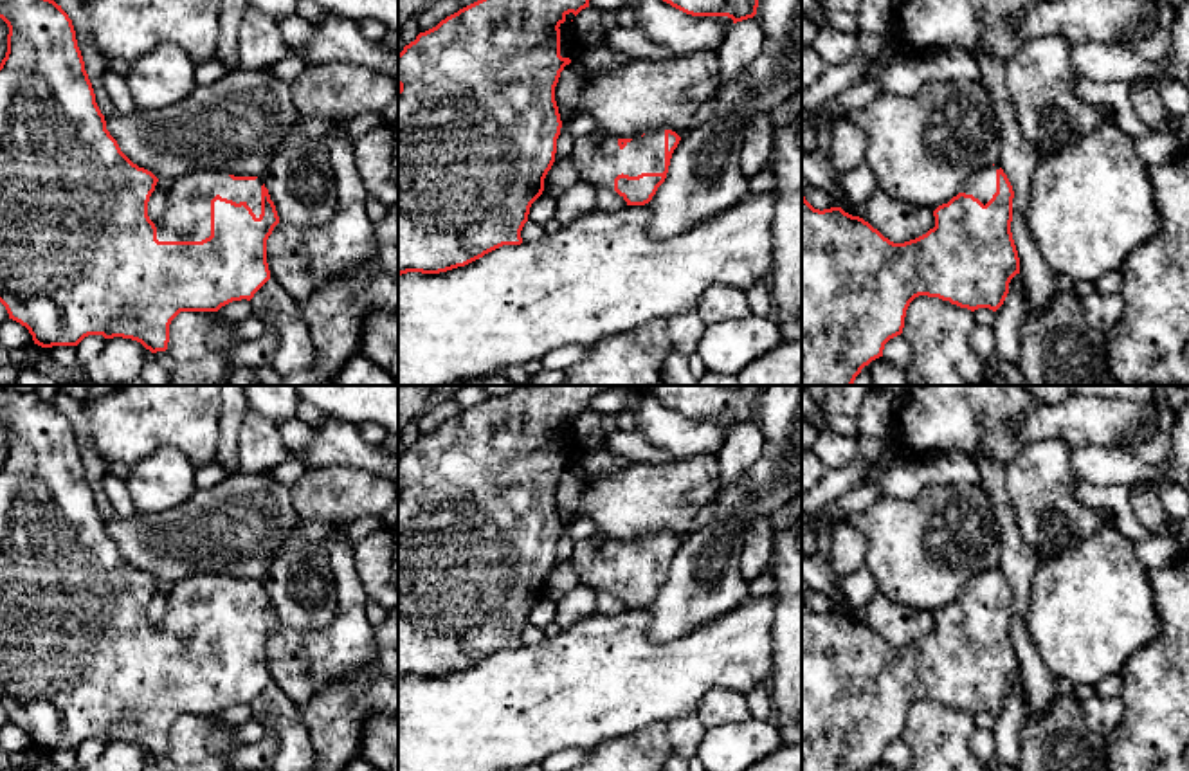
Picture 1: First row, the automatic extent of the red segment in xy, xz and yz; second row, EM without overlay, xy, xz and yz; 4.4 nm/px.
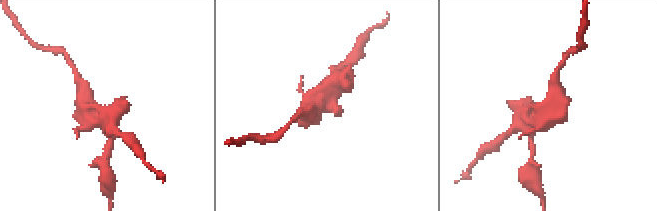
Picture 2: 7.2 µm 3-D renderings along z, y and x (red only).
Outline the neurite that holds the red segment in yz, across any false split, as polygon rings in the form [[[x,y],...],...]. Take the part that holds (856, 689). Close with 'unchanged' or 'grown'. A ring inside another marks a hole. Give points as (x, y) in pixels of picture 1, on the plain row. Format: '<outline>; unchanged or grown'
[[[994,567],[978,571],[962,594],[933,614],[935,630],[926,638],[894,647],[859,620],[841,611],[814,612],[802,596],[802,771],[865,771],[883,760],[885,748],[901,739],[910,706],[919,699],[939,701],[971,715],[996,715],[1011,683],[1020,677],[1020,661],[1011,636],[1012,589]]]; grown

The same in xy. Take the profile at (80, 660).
[[[0,387],[0,422],[9,431],[7,456],[0,467],[0,706],[9,722],[25,730],[34,748],[41,751],[77,749],[88,739],[103,739],[104,742],[132,742],[157,757],[168,753],[169,728],[180,715],[218,715],[232,704],[250,704],[270,683],[267,643],[279,627],[263,582],[234,580],[223,575],[195,575],[175,582],[166,616],[159,627],[153,627],[148,620],[148,605],[159,582],[133,567],[106,533],[68,418],[50,402]]]; grown

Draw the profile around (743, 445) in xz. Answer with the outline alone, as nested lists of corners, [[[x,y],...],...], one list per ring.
[[[755,420],[733,427],[717,452],[721,486],[742,481],[744,472],[760,456],[762,447],[764,438]]]

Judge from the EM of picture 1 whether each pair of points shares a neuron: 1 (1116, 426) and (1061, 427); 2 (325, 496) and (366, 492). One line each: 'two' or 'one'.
1: one
2: one

